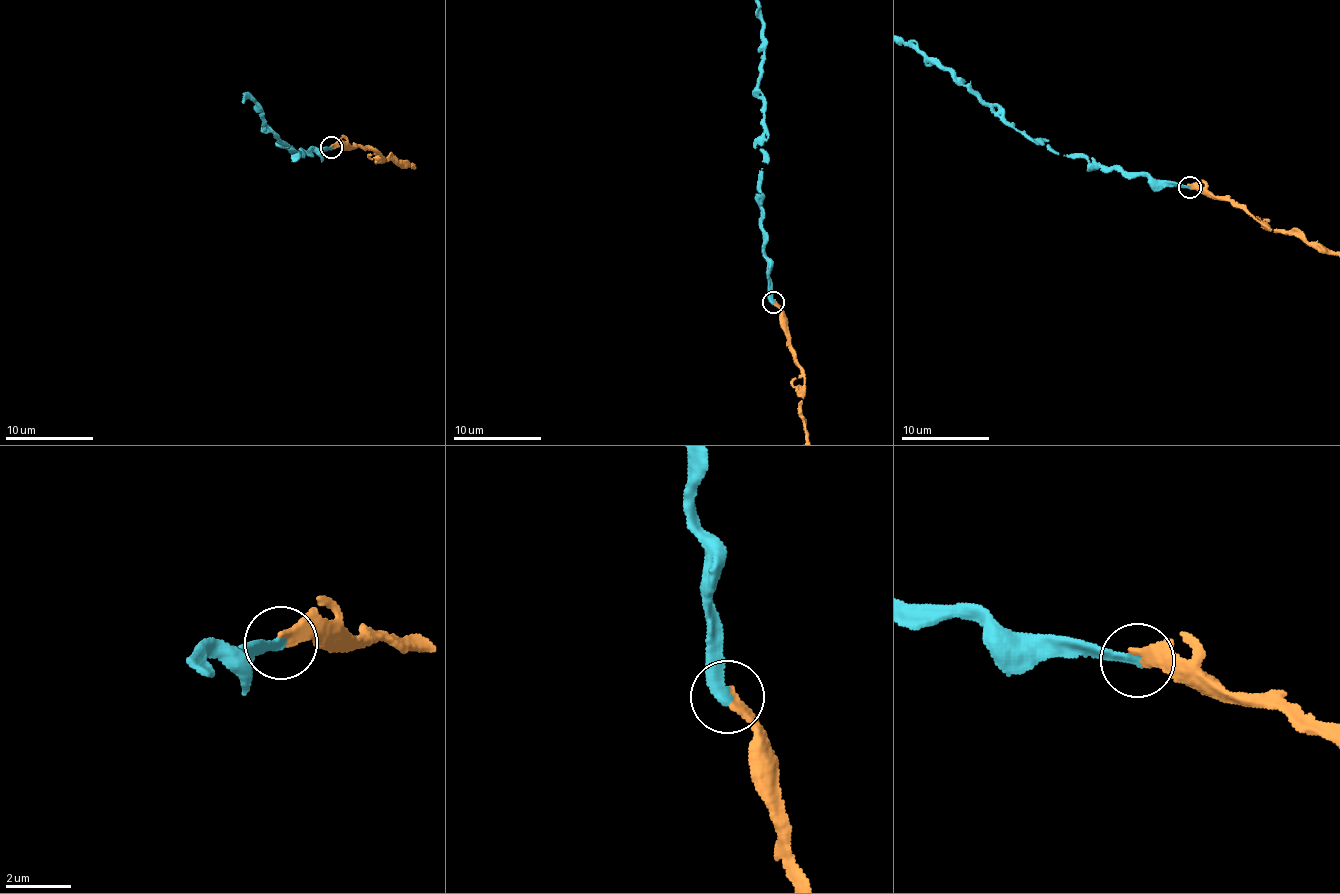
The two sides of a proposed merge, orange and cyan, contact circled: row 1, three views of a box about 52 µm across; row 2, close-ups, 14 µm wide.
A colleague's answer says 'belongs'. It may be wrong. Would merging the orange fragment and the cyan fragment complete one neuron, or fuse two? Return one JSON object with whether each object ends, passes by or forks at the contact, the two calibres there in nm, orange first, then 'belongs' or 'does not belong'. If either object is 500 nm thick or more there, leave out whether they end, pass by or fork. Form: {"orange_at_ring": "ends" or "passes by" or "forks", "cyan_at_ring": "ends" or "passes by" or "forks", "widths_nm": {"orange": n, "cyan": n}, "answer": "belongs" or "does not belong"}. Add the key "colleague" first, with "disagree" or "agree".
{"colleague": "agree", "orange_at_ring": "ends", "cyan_at_ring": "ends", "widths_nm": {"orange": 360, "cyan": 360}, "answer": "belongs"}

